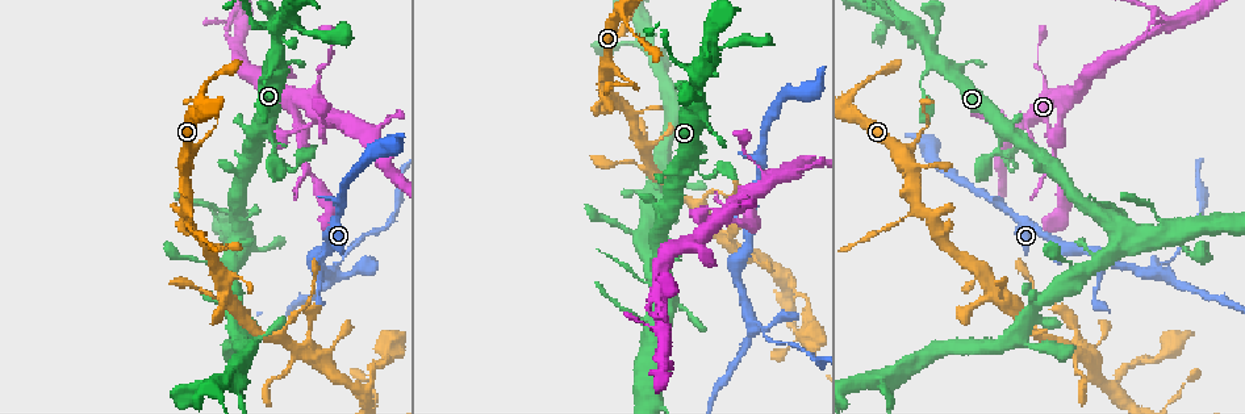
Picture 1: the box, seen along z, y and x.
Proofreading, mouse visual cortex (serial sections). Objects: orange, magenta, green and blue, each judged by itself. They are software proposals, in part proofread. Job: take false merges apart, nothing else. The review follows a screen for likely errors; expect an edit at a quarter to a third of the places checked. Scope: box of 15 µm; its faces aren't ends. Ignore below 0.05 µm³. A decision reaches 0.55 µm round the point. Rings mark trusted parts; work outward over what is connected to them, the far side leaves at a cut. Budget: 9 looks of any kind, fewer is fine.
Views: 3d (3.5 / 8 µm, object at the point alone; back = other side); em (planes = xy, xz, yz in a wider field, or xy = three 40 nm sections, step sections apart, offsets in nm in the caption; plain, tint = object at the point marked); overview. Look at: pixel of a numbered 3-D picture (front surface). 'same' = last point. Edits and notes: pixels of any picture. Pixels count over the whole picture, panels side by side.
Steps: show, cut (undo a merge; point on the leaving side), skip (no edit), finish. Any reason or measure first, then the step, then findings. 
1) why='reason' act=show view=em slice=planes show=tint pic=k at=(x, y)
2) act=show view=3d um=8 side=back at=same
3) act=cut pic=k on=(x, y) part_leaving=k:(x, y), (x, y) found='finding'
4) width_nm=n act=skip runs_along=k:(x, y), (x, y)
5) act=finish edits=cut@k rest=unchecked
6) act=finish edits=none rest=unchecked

why='calibre changes' act=show view=3d um=3.5 pic=1 at=(607, 63)

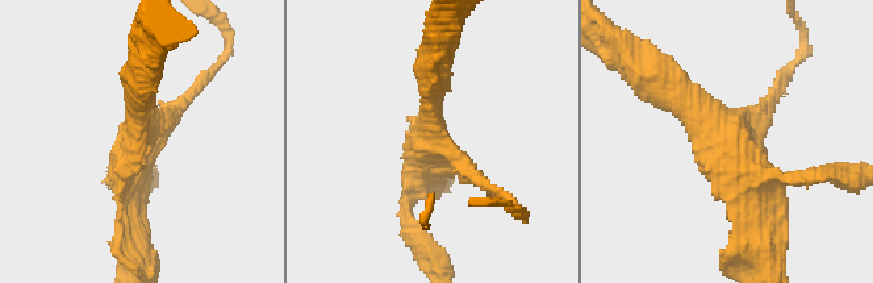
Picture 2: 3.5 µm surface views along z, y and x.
arms=3 arm_widths_nm=200,350,400 why='now the EM' act=show view=em slice=planes show=tint pic=2 at=(428, 128)

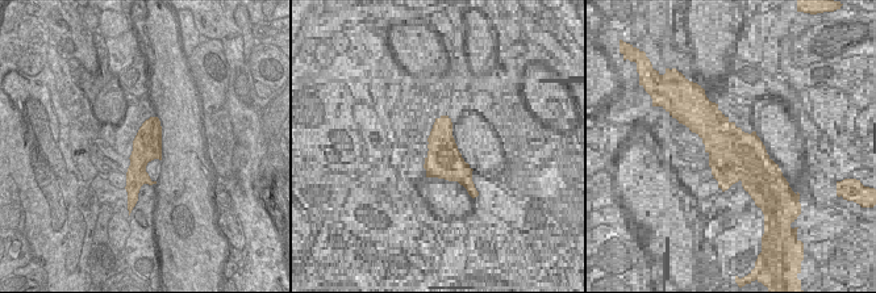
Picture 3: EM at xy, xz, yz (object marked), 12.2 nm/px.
act=skip runs_along=2:(652, 75), (719, 132), (760, 209) found='all the same cell'

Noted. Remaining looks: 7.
why='sudden change in width' act=show view=3d um=8 pic=1 at=(271, 26)

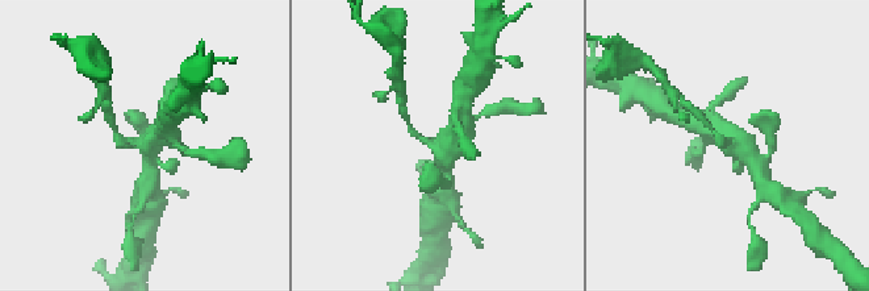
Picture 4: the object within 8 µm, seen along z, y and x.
why='shape alone is not enough' act=show view=em slice=xy step=3 show=tint pic=4 at=(148, 147)

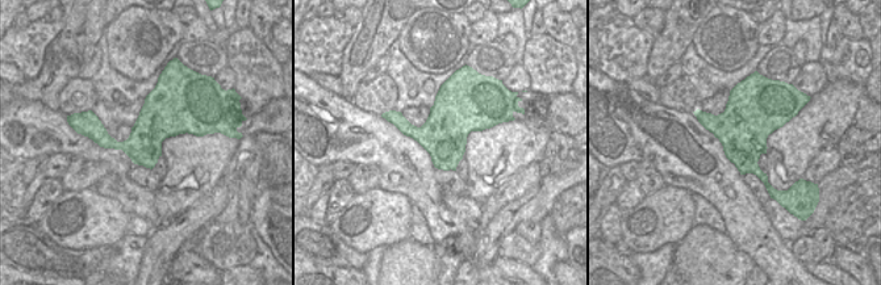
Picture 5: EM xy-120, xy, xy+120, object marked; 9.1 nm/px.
arms=3 arm_widths_nm=150,400,500 act=cut pic=4 on=(111, 119) part_leaving=4:(132, 140), (118, 138), (105, 109) found='two cells meet here'

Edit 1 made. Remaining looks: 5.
why='thin arm on a thick one' act=show view=3d um=8 pic=1 at=(773, 182)

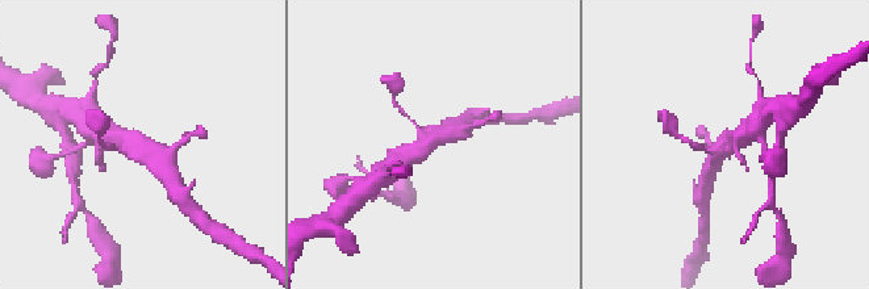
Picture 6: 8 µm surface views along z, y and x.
act=show view=3d um=3.5 pic=6 at=(431, 141)

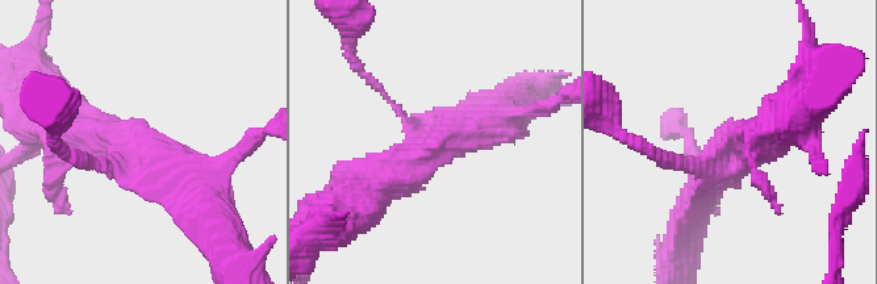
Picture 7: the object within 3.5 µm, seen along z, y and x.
arms=3 arm_widths_nm=100,400,600 why='now the EM' act=show view=em slice=xy step=3 show=tint pic=7 at=(728, 149)

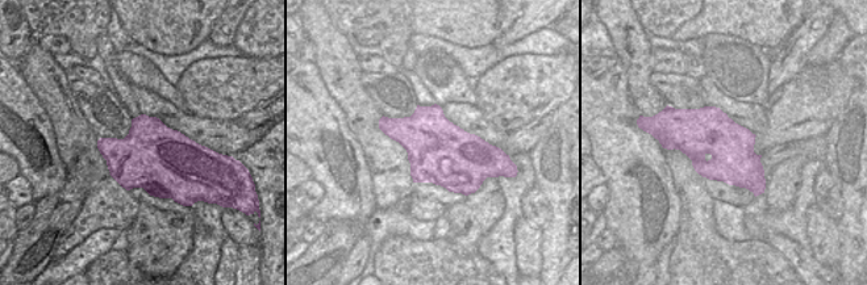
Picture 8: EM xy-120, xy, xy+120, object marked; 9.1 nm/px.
act=skip runs_along=7:(368, 192), (501, 112) found='one cell here'

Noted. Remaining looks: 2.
why='a narrow waist' act=show view=3d um=8 pic=1 at=(739, 203)

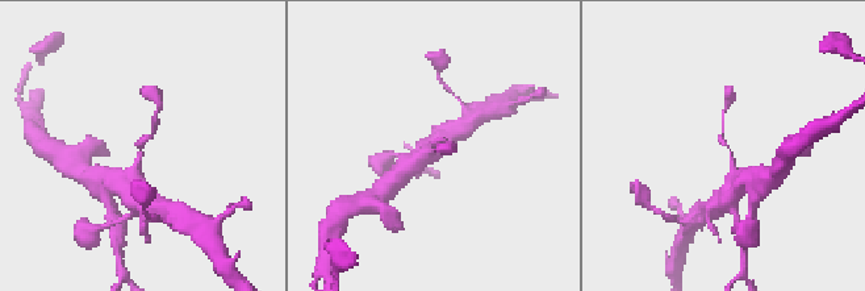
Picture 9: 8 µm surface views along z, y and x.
arm_widths_nm=100,400 act=show view=em slice=planes show=tint pic=9 at=(142, 151)

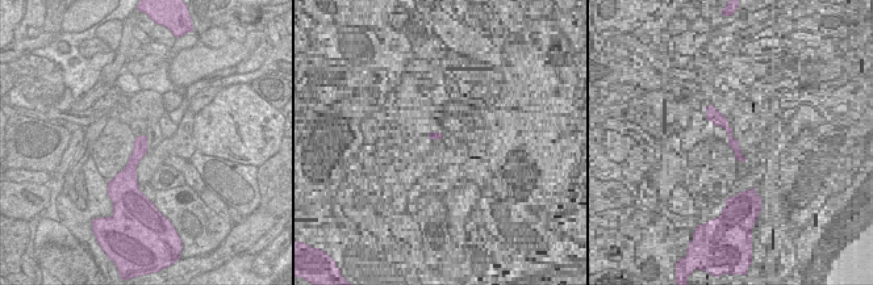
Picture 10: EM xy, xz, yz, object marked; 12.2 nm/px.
act=cut pic=9 on=(155, 121) part_leaving=9:(141, 148), (153, 133), (157, 99) found='a second cell is stuck on'

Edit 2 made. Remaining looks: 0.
act=finish edits=cut@4,cut@9 rest=unchecked

